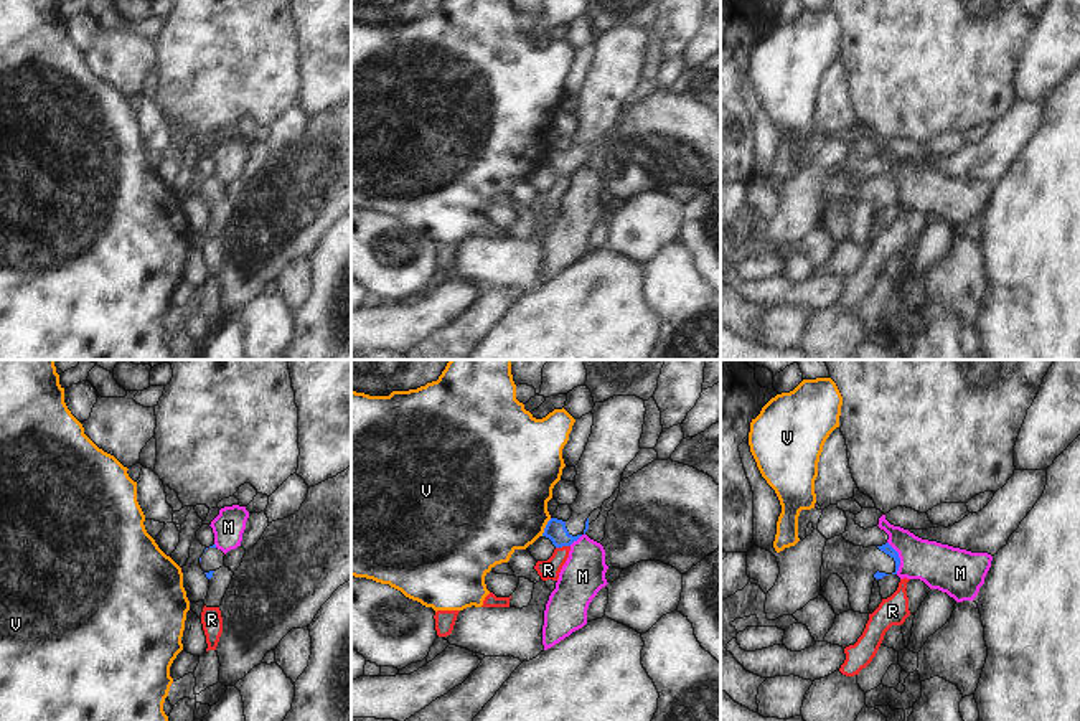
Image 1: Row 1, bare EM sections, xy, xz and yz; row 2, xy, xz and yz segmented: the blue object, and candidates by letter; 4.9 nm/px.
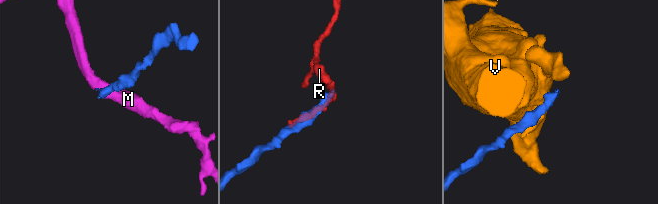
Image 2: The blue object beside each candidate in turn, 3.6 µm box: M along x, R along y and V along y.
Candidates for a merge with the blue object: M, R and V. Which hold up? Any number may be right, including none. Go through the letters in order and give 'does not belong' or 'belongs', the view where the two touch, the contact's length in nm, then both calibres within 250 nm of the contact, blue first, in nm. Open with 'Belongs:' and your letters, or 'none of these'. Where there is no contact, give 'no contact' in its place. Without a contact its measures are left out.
Belongs: none of these
M: does not belong; contact in yz; length 170 nm; calibres 50 and 220 nm
R: does not belong; contact in xz; length 70 nm; calibres 100 and 100 nm
V: does not belong; contact in xz; length 100 nm; calibres 100 and 460 nm

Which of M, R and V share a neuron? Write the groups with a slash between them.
M / R / V

